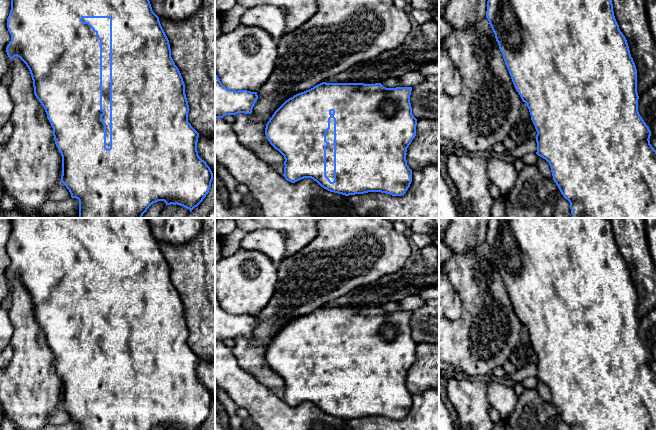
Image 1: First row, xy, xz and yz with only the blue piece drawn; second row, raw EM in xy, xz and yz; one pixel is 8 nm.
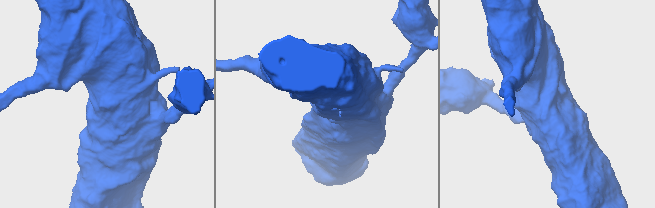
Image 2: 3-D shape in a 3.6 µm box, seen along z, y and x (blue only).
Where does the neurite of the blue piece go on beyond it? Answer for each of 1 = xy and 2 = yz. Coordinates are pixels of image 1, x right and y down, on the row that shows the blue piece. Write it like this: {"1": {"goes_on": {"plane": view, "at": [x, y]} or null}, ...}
{"1": {"goes_on": {"plane": "xy", "at": [102, 25]}}, "2": {"goes_on": null}}

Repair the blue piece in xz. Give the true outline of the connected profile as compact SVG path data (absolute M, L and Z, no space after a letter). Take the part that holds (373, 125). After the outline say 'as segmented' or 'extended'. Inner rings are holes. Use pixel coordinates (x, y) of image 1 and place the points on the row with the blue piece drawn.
M322 82L313 88L298 93L286 100L272 115L266 124L265 135L270 144L284 156L285 179L295 183L304 178L311 178L324 189L345 196L381 192L392 196L402 196L412 182L412 170L407 165L407 148L416 136L417 119L412 114L410 103L412 87L386 88L381 83L326 83Z; extended

